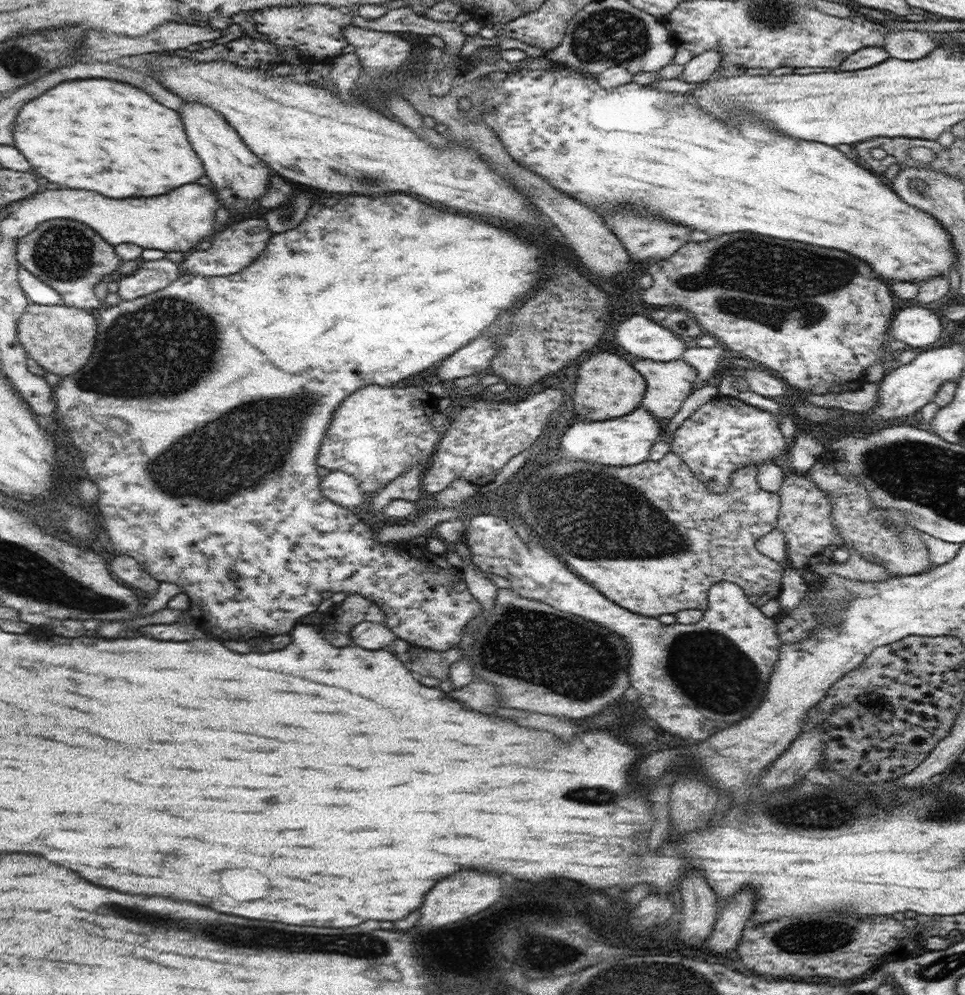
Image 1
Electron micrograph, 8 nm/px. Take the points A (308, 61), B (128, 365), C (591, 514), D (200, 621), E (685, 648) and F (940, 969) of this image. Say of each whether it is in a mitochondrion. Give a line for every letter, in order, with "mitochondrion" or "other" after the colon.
A: other
B: mitochondrion
C: mitochondrion
D: other
E: mitochondrion
F: mitochondrion

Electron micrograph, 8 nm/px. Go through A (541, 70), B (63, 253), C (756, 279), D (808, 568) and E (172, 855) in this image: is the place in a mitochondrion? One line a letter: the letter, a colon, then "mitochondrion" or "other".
A: other
B: mitochondrion
C: mitochondrion
D: other
E: mitochondrion

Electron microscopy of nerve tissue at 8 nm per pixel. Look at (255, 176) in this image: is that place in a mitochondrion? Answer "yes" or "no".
no

